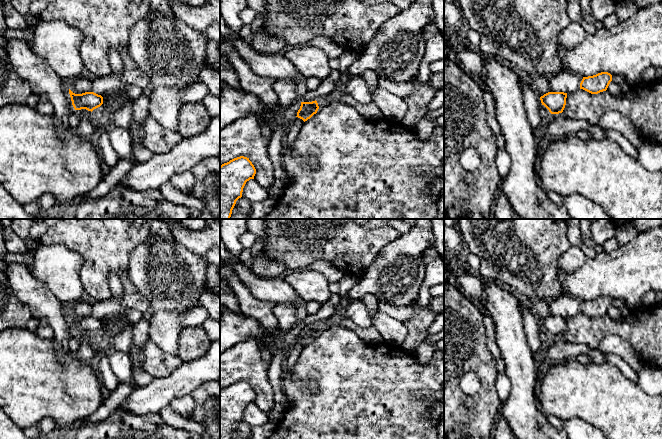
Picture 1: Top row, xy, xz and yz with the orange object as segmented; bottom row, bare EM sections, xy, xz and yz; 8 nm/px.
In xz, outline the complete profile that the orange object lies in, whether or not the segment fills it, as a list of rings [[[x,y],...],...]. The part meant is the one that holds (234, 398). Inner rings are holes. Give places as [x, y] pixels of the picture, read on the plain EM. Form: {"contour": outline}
{"contour": [[[240,380],[220,390],[220,439],[231,439],[236,425],[242,421],[247,405],[254,403],[256,393],[249,382]]]}

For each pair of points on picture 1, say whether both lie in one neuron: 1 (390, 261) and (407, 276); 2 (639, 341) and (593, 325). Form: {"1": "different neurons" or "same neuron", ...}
{"1": "same neuron", "2": "same neuron"}

